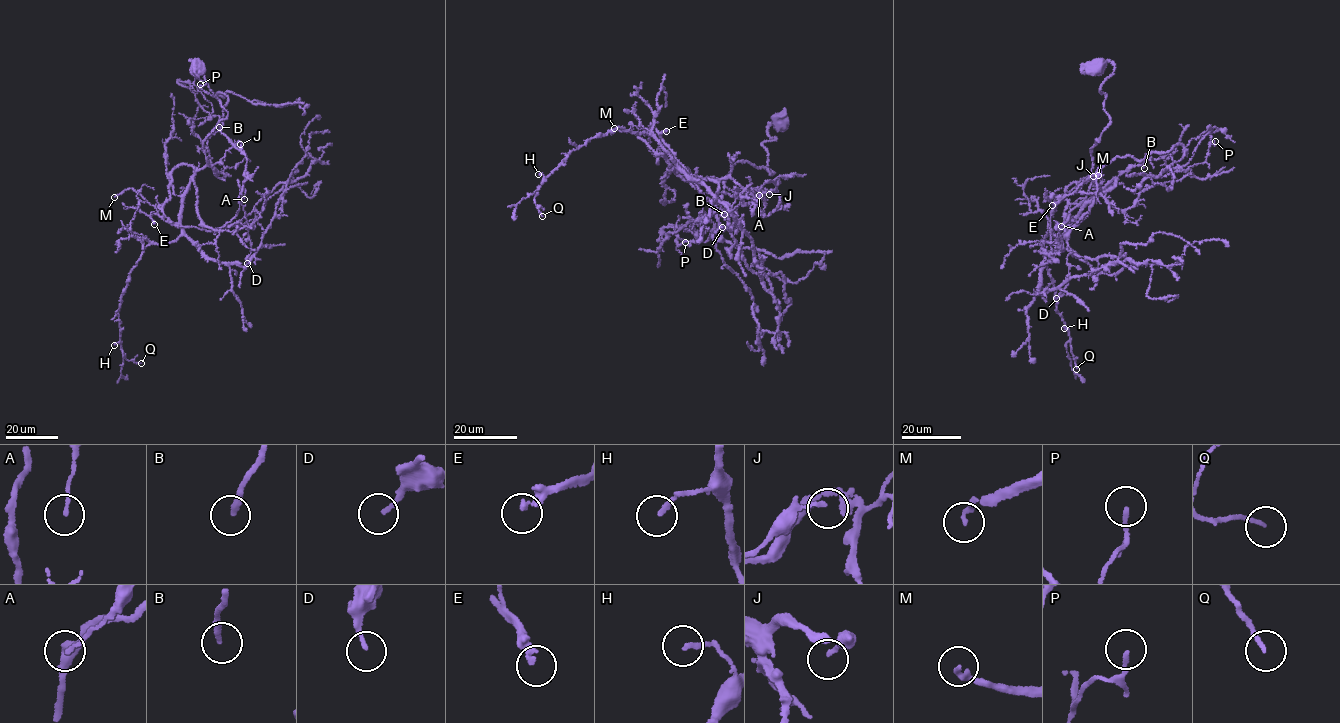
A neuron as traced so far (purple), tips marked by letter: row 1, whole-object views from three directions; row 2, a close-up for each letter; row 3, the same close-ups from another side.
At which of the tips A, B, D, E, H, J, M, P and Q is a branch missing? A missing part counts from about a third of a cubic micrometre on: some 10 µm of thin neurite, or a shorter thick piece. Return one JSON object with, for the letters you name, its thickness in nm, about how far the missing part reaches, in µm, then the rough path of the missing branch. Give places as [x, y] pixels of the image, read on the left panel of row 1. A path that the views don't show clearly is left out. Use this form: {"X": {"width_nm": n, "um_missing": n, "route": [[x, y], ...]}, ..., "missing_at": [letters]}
{"B": {"width_nm": 180, "um_missing": 15, "route": [[219, 127], [210, 143], [209, 160]]}, "E": {"width_nm": 180, "um_missing": 15}, "M": {"width_nm": 120, "um_missing": 200}, "missing_at": ["B", "E", "M"]}

